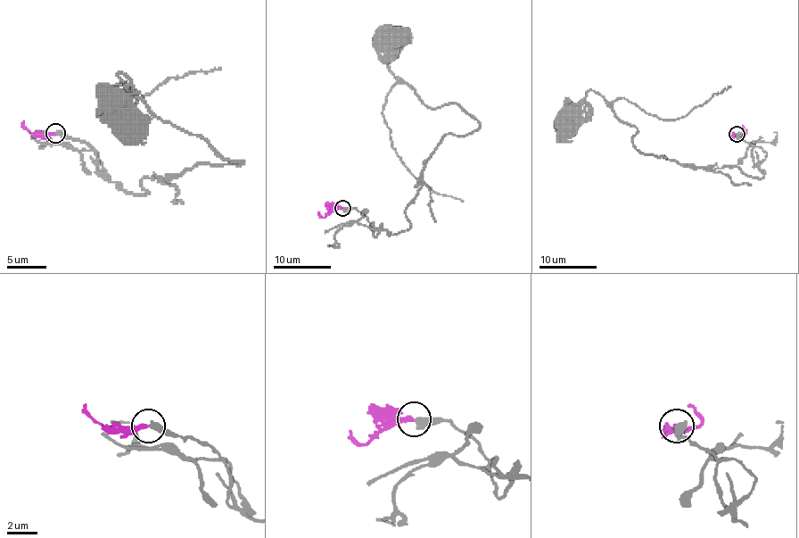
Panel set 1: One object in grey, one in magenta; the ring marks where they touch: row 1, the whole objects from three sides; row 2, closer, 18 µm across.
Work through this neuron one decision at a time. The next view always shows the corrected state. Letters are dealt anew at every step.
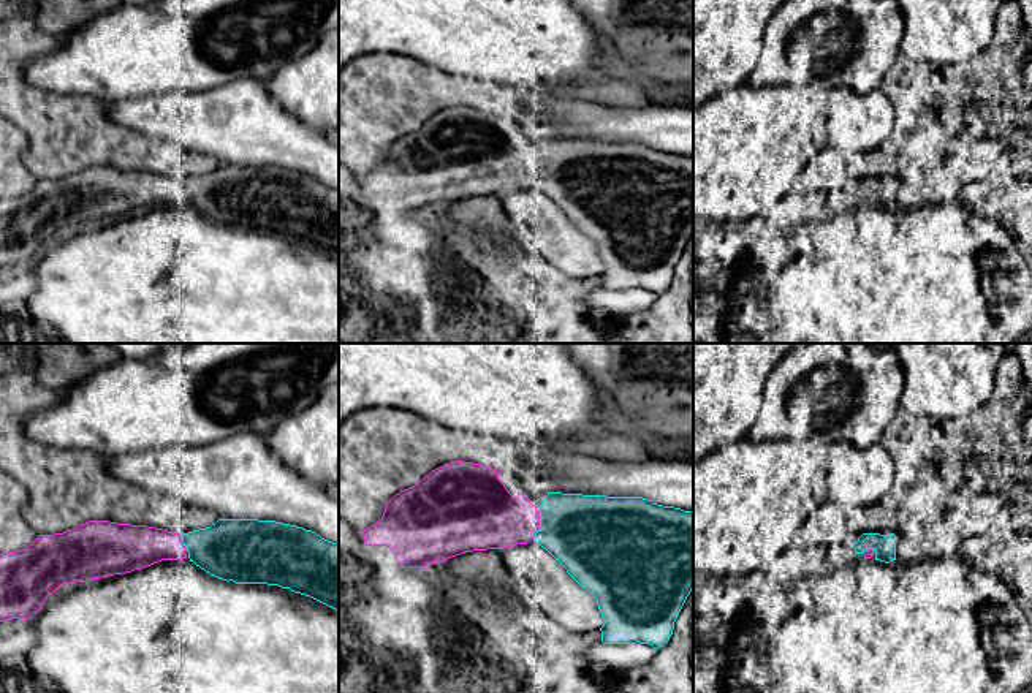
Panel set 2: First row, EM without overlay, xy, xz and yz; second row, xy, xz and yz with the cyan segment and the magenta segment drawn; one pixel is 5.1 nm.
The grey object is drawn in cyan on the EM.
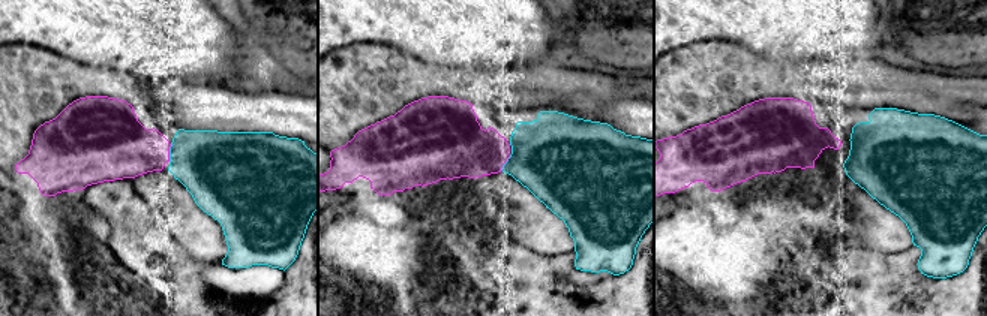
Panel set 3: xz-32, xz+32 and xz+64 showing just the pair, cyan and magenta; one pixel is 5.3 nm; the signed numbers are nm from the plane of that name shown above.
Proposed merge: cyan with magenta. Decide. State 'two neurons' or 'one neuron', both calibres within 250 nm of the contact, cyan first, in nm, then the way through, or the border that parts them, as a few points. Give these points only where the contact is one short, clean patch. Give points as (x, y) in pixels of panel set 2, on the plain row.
one neuron | 400/300 nm

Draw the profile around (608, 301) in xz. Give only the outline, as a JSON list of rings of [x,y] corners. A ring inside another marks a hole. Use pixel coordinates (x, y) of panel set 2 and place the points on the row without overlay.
[[[595,290],[581,296],[581,301],[608,315],[630,315],[651,307],[657,299],[649,290]]]

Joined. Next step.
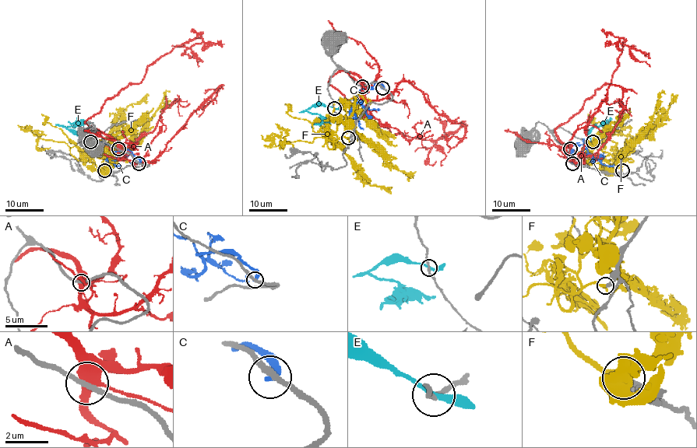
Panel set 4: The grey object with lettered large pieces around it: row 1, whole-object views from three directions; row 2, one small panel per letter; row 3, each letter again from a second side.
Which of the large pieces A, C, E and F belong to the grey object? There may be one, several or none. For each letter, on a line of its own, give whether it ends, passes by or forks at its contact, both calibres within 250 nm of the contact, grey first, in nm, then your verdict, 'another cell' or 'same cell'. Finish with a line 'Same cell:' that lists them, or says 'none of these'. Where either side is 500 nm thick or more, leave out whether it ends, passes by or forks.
A: it forks; calibres 200 and 420 nm; another cell
C: it ends; calibres 260 and 280 nm; another cell
E: it passes by; calibres 190 and 220 nm; another cell
F: it ends; calibres 240 and 220 nm; same cell
Same cell: F

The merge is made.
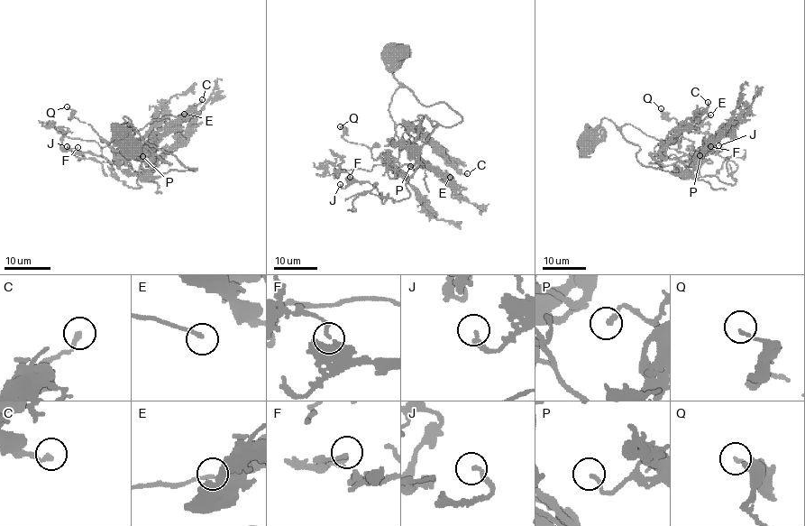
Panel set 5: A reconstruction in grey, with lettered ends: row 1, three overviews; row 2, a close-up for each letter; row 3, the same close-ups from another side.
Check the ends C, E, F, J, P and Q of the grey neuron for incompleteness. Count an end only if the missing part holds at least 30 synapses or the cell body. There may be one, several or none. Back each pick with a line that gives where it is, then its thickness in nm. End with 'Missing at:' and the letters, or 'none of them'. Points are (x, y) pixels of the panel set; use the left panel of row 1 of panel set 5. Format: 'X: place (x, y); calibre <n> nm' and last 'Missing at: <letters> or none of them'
E: place (184, 114); calibre 170 nm
Missing at: E

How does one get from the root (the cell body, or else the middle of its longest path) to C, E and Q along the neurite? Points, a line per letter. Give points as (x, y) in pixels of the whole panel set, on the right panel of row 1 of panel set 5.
C: (588, 145), (606, 118), (640, 147), (642, 165), (681, 173), (684, 164), (665, 157), (666, 144), (708, 102)
E: (588, 145), (592, 146), (597, 128), (604, 118), (618, 127), (630, 124), (658, 140), (672, 140), (710, 115)
Q: (588, 145), (606, 118), (640, 147), (642, 165), (697, 176), (693, 142), (661, 108)

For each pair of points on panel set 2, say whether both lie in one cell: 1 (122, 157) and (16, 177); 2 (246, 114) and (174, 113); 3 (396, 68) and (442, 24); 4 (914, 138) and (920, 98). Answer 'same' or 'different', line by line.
1: same
2: same
3: different
4: same

